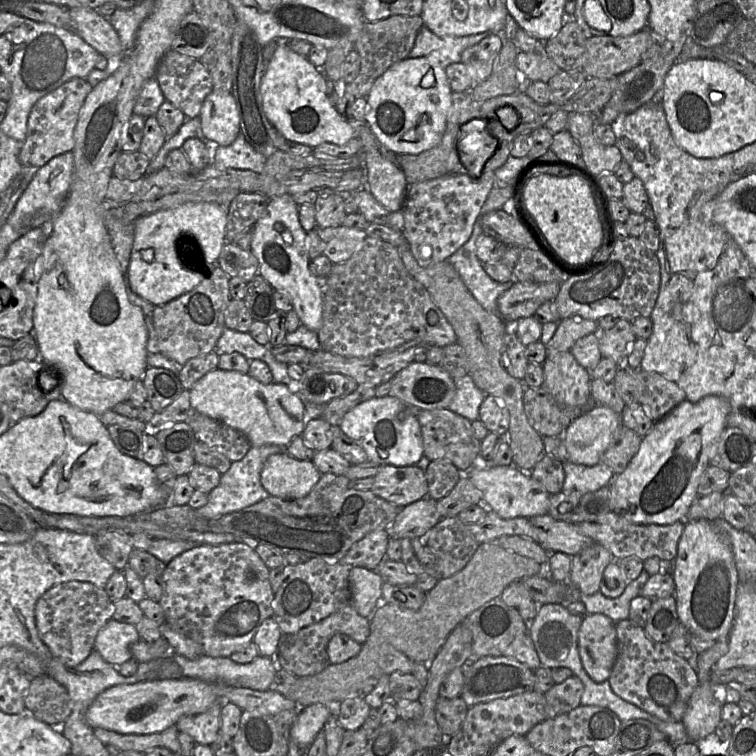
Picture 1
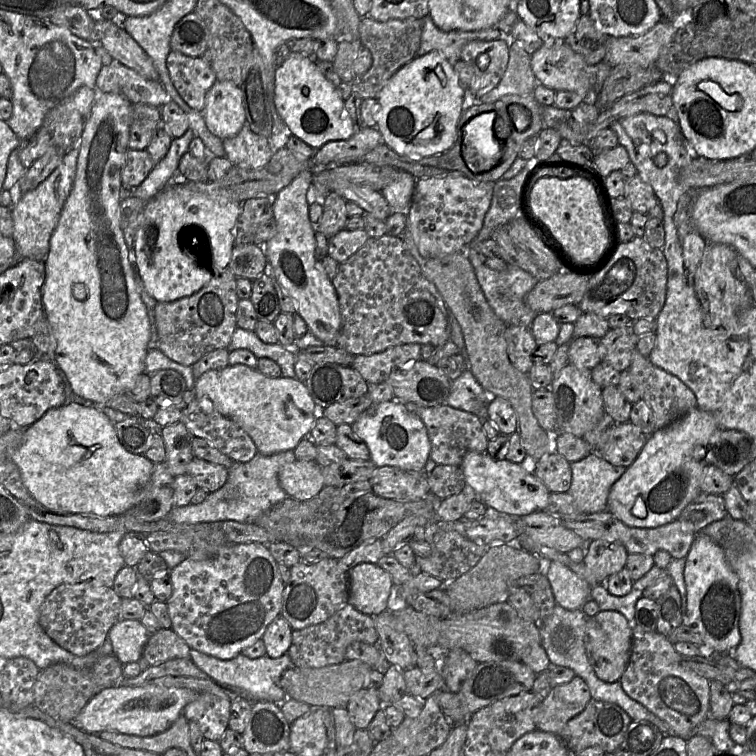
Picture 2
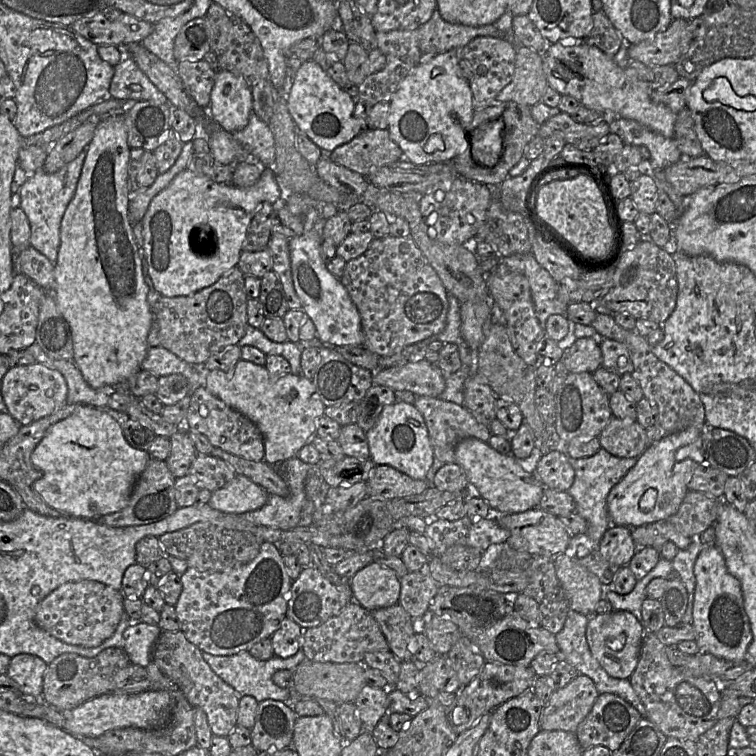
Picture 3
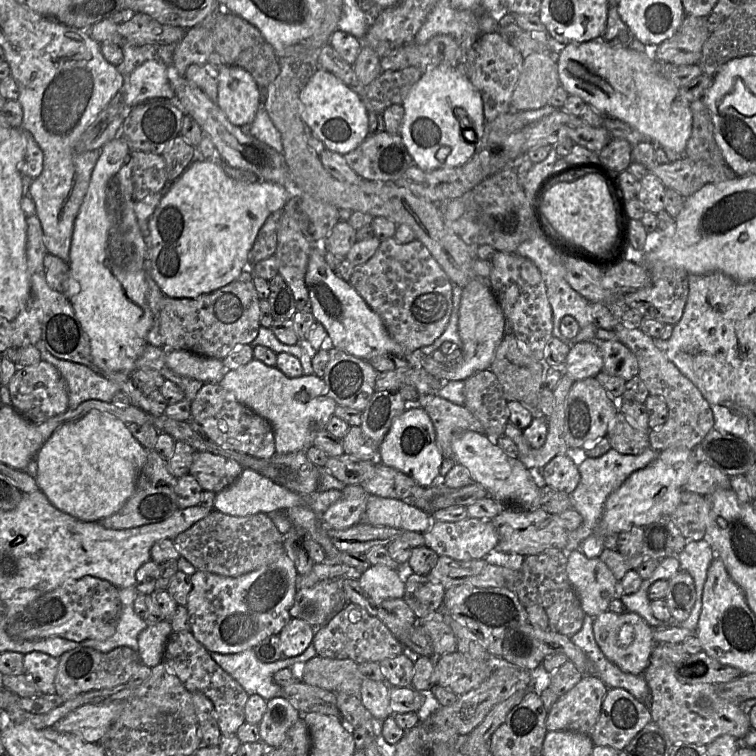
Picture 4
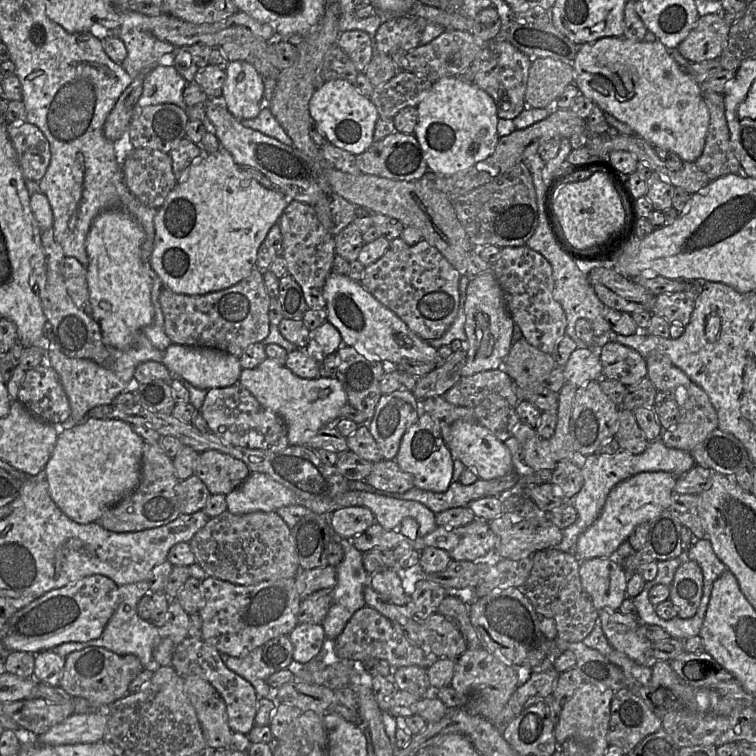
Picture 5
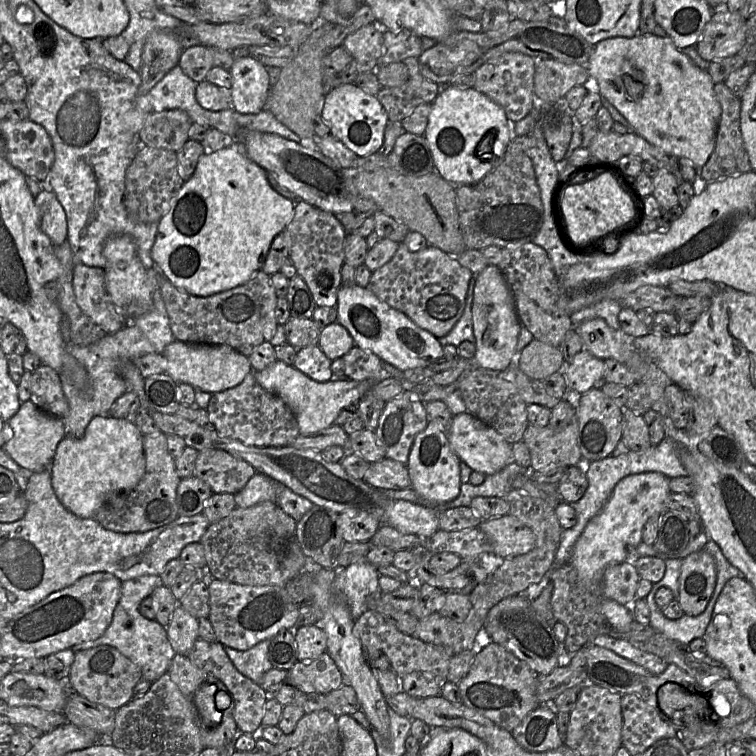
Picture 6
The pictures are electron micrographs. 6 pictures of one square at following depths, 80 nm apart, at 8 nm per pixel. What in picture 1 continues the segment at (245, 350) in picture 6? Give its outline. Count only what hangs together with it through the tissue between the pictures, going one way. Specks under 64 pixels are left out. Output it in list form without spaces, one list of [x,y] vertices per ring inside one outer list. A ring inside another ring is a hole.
[[[202,262],[197,264],[197,269],[208,269],[208,275],[189,292],[164,305],[155,306],[153,311],[159,352],[181,365],[198,355],[215,351],[216,343],[225,329],[224,312],[231,300],[230,276],[224,270]]]

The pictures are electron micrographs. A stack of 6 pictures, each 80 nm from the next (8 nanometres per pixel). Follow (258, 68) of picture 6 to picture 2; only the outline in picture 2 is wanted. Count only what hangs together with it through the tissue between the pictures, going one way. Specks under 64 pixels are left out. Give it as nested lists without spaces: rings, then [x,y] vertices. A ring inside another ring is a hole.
[[[216,81],[205,97],[203,110],[209,131],[224,140],[239,133],[246,123],[241,89],[231,81]]]

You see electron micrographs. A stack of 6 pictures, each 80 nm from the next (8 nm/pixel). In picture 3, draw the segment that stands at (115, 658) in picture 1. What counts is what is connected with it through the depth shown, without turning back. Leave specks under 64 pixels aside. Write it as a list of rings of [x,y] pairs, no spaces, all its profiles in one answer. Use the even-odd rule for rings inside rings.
[[[133,622],[123,633],[123,649],[133,665],[147,668],[153,647],[162,633],[159,625]]]

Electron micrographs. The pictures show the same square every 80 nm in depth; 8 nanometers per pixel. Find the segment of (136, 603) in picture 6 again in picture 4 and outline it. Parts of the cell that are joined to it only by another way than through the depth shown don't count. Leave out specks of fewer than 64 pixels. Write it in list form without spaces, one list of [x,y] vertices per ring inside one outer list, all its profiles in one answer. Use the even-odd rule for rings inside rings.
[[[134,587],[119,589],[121,613],[115,633],[106,640],[84,640],[79,648],[92,648],[102,653],[108,653],[118,647],[129,647],[138,650],[138,636],[147,628],[148,623],[134,611],[134,601],[138,596]]]

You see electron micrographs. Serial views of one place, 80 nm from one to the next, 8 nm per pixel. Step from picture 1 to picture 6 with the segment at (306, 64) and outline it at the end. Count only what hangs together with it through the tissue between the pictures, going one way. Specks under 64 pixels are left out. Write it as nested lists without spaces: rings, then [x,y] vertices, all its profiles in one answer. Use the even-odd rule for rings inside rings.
[[[354,84],[334,87],[324,97],[321,117],[330,133],[359,157],[377,153],[384,143],[389,118],[377,96],[369,95]]]

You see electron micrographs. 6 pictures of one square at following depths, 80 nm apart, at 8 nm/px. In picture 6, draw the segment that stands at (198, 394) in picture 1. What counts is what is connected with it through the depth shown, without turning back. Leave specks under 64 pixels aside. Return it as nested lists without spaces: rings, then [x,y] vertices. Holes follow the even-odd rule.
[[[277,359],[261,371],[253,371],[257,383],[269,393],[279,397],[292,411],[299,427],[300,435],[319,432],[333,425],[339,413],[350,405],[357,405],[359,400],[384,379],[391,378],[384,369],[376,379],[364,381],[330,380],[317,382],[300,372],[292,365]]]

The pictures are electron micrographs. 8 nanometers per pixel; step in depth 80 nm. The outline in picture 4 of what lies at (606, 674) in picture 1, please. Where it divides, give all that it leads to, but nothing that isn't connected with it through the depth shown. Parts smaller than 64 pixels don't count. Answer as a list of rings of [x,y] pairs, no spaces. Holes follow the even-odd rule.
[[[629,611],[623,614],[603,612],[594,619],[593,633],[605,657],[623,672],[639,675],[647,668],[653,646],[656,643],[653,640],[652,627],[636,613]]]

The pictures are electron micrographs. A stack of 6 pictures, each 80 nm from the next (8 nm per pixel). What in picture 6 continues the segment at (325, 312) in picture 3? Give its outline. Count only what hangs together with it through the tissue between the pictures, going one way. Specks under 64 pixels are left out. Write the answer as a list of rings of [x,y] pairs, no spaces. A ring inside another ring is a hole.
[[[342,284],[338,290],[336,308],[336,322],[347,329],[355,346],[374,353],[401,371],[426,367],[444,356],[443,346],[437,337],[381,301],[366,287]]]

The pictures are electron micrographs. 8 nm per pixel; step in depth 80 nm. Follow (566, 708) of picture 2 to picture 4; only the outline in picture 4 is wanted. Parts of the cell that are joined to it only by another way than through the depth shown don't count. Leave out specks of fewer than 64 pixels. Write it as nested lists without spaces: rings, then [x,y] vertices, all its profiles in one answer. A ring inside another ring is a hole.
[[[583,675],[581,681],[560,696],[548,711],[548,732],[573,731],[589,735],[601,713],[609,688],[595,675]]]

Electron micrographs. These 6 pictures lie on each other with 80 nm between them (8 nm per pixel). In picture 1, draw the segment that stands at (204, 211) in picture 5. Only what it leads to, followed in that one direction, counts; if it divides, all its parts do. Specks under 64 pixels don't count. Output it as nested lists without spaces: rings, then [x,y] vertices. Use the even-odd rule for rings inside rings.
[[[202,201],[186,202],[140,217],[135,223],[127,286],[154,306],[164,305],[189,292],[208,275],[208,269],[197,269],[200,260],[194,257],[194,252],[203,252],[204,265],[216,266],[221,250],[228,242],[226,225],[226,206]]]

